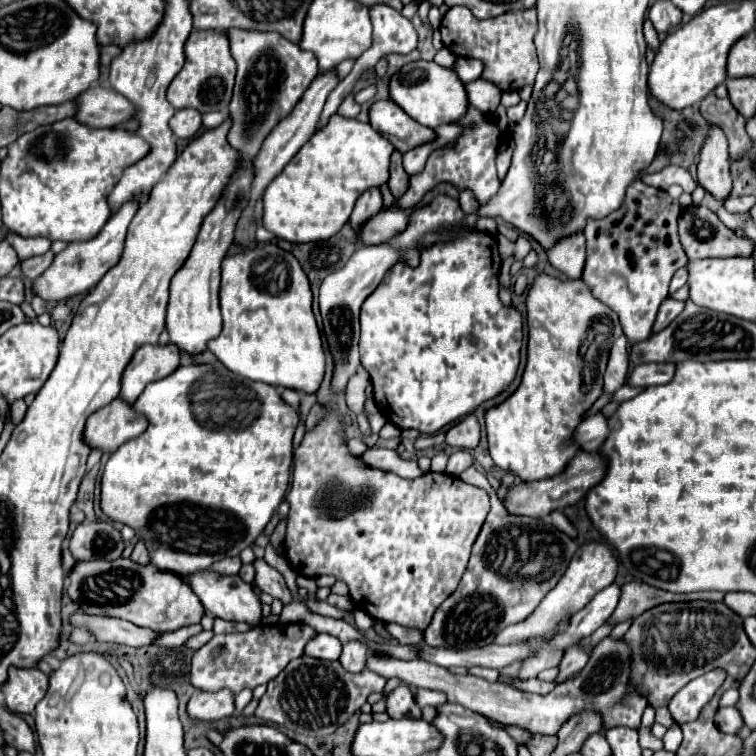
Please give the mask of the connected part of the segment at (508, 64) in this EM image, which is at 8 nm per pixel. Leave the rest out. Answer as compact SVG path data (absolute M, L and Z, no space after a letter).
M464 6L450 8L440 24L444 46L460 58L480 58L484 62L482 78L488 78L502 86L502 90L520 90L526 84L534 84L538 74L534 34L536 34L536 10L506 12L490 20L476 20Z

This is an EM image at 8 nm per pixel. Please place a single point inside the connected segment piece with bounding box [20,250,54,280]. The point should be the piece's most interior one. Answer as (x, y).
(32, 268)

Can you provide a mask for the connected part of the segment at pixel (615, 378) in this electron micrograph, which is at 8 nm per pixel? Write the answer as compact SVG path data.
M618 338L610 350L610 360L608 368L604 372L604 392L616 392L628 376L630 360L628 360L628 348L626 348L626 338Z

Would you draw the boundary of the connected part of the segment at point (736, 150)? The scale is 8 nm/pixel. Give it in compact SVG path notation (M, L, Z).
M708 94L708 98L700 102L700 112L704 114L704 118L708 118L710 124L724 130L730 146L730 160L740 158L740 154L744 154L744 150L752 146L752 140L744 130L746 118L738 114L738 110L732 106L728 98L718 98L716 94Z

